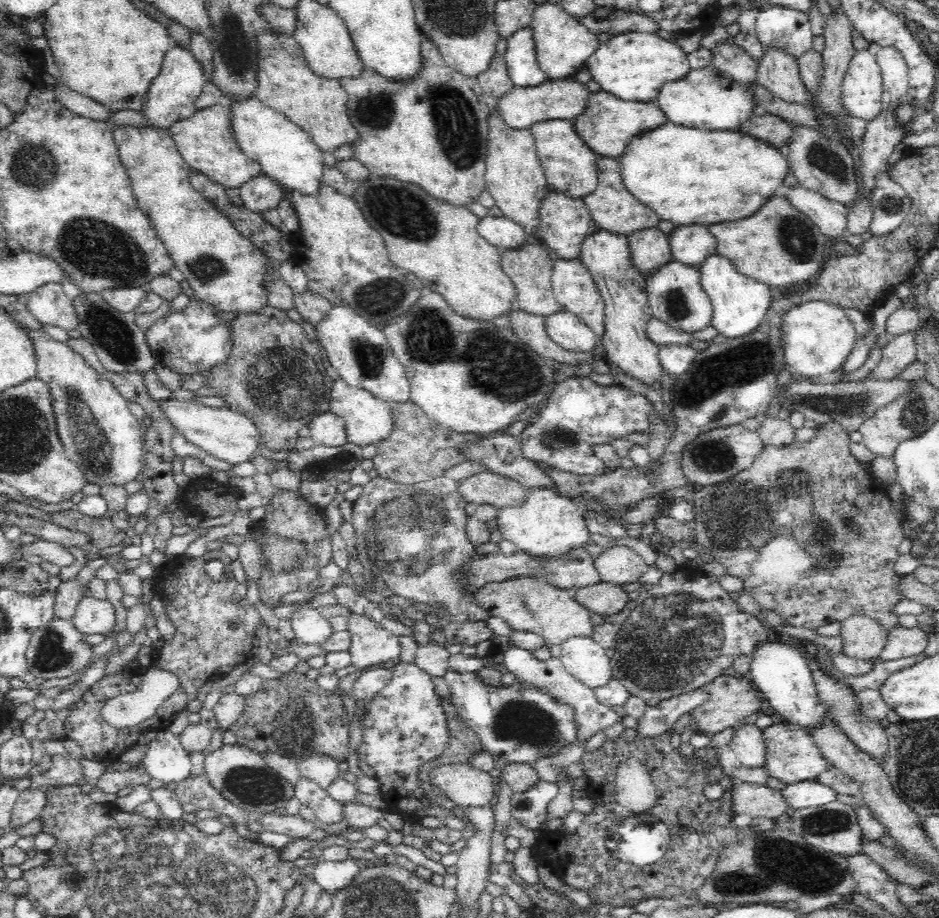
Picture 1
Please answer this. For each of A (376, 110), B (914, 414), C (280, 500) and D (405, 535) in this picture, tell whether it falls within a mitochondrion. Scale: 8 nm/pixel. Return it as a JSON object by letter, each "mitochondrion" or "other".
{"A":"mitochondrion","B":"mitochondrion","C":"other","D":"mitochondrion"}

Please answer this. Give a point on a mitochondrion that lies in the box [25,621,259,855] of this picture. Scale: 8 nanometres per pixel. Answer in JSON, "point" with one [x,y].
{"point":[51,654]}

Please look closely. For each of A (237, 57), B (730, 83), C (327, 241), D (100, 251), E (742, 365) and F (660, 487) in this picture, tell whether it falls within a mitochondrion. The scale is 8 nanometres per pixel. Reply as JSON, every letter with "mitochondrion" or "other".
{"A":"mitochondrion","B":"other","C":"other","D":"mitochondrion","E":"mitochondrion","F":"other"}

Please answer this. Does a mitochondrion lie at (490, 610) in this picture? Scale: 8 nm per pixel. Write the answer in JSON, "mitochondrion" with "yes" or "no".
{"mitochondrion":"no"}

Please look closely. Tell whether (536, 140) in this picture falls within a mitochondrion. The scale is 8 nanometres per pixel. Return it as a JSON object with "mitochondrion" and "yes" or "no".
{"mitochondrion":"no"}

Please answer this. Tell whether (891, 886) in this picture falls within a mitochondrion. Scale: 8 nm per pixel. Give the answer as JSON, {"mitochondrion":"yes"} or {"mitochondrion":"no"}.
{"mitochondrion":"no"}

